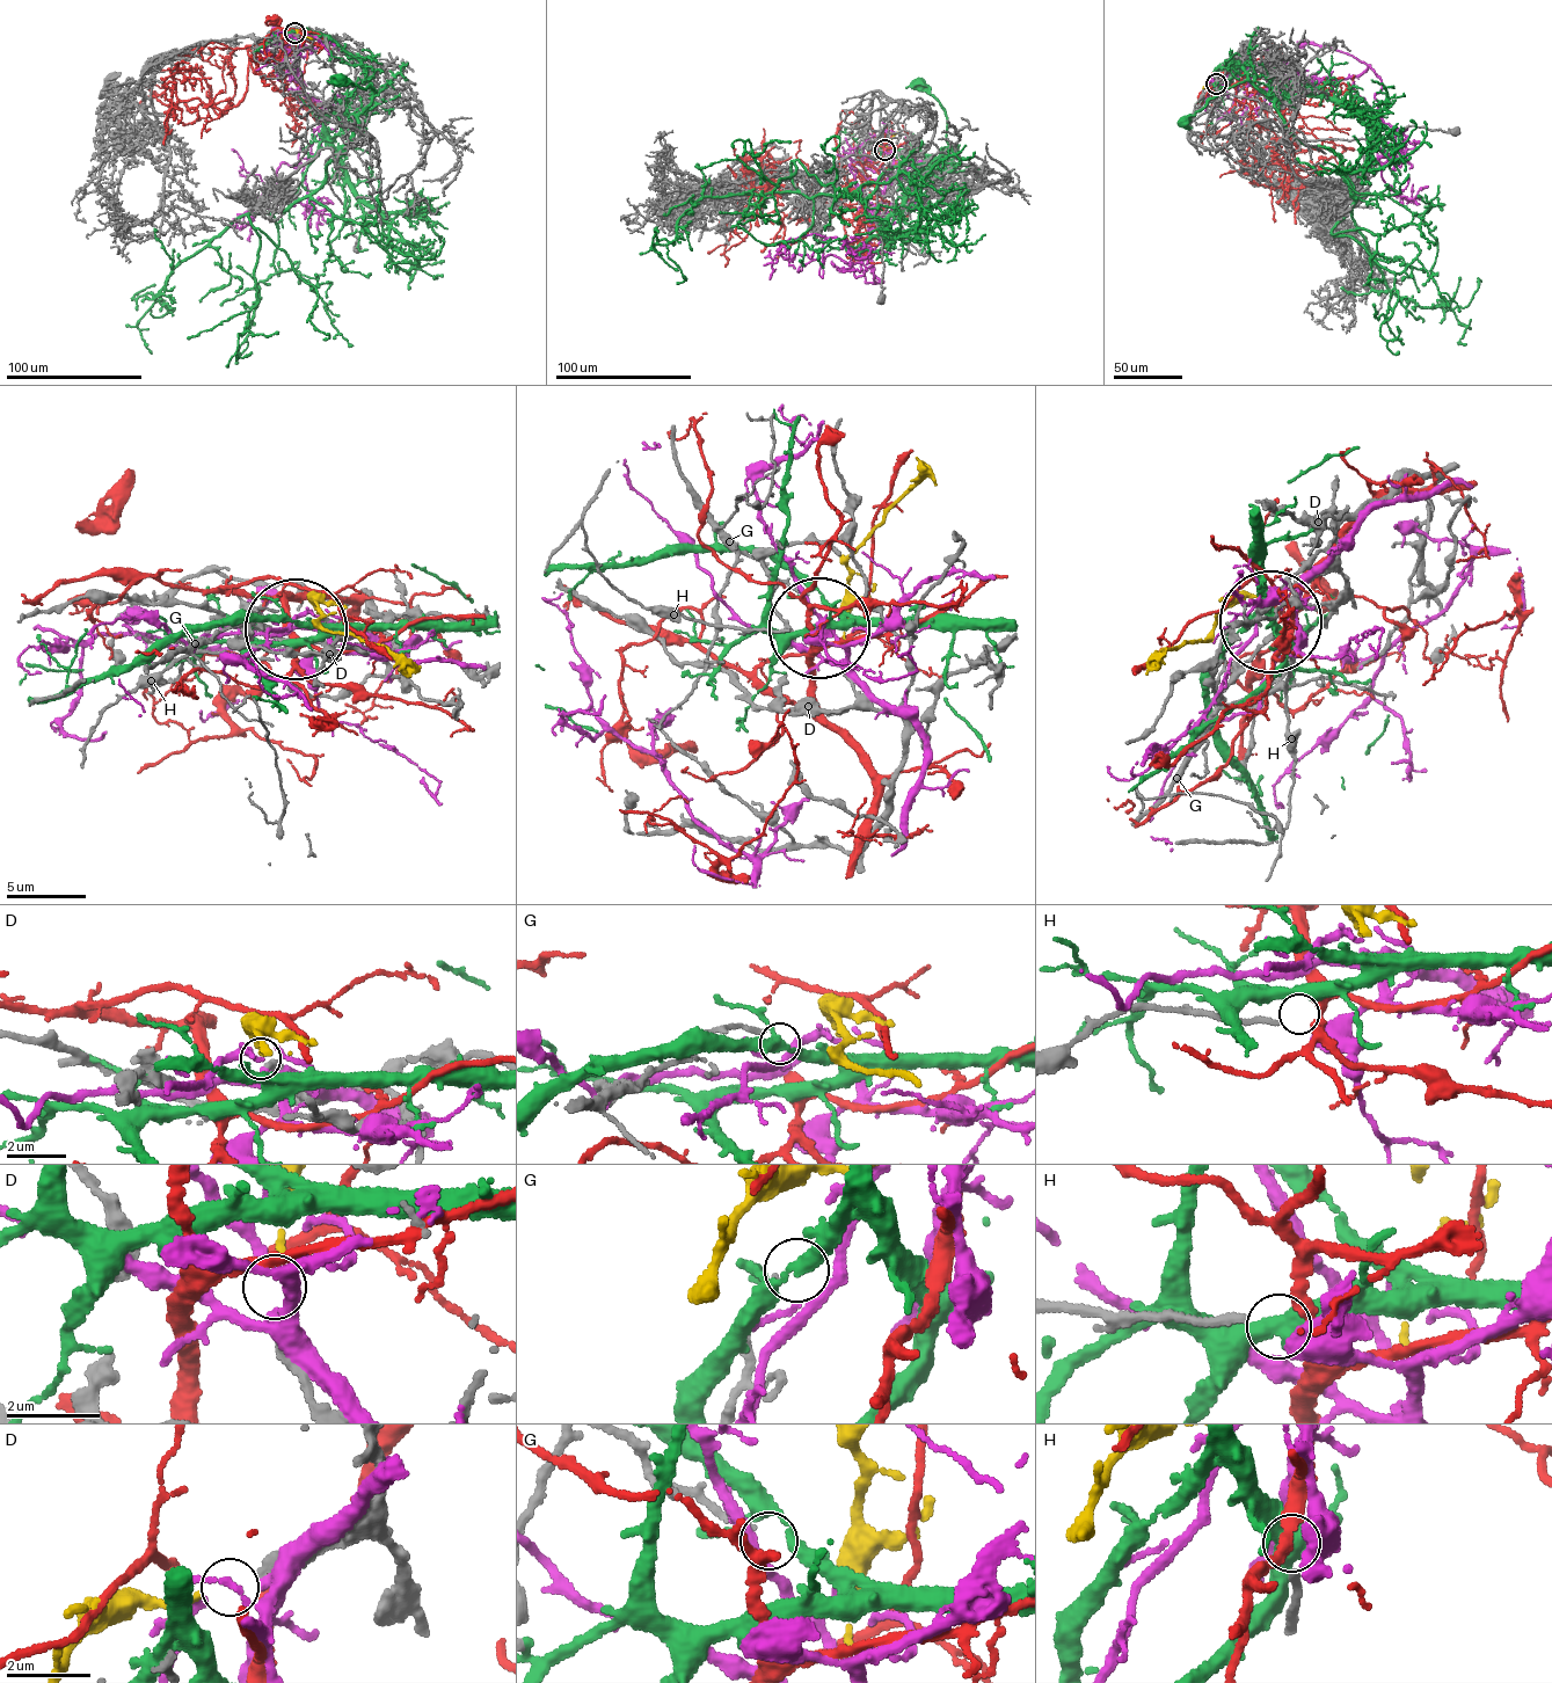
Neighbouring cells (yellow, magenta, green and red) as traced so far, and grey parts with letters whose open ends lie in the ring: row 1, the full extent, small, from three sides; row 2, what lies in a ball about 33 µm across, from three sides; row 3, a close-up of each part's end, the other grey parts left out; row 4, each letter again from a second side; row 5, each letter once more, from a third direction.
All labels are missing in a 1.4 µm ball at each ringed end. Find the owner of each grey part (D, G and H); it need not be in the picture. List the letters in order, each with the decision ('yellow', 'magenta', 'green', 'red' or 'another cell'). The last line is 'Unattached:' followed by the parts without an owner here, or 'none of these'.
D: yellow
G: another cell
H: red
Unattached: G

